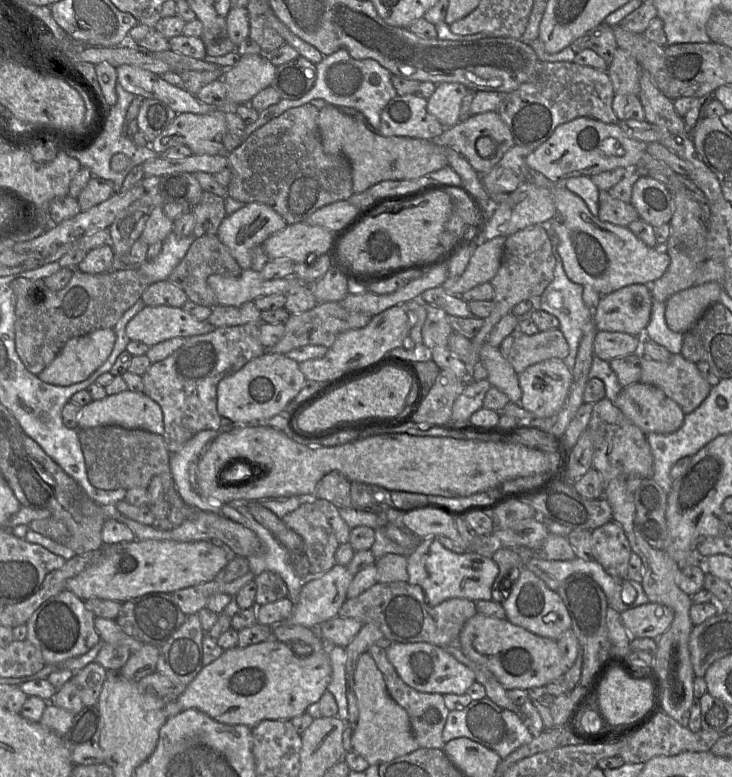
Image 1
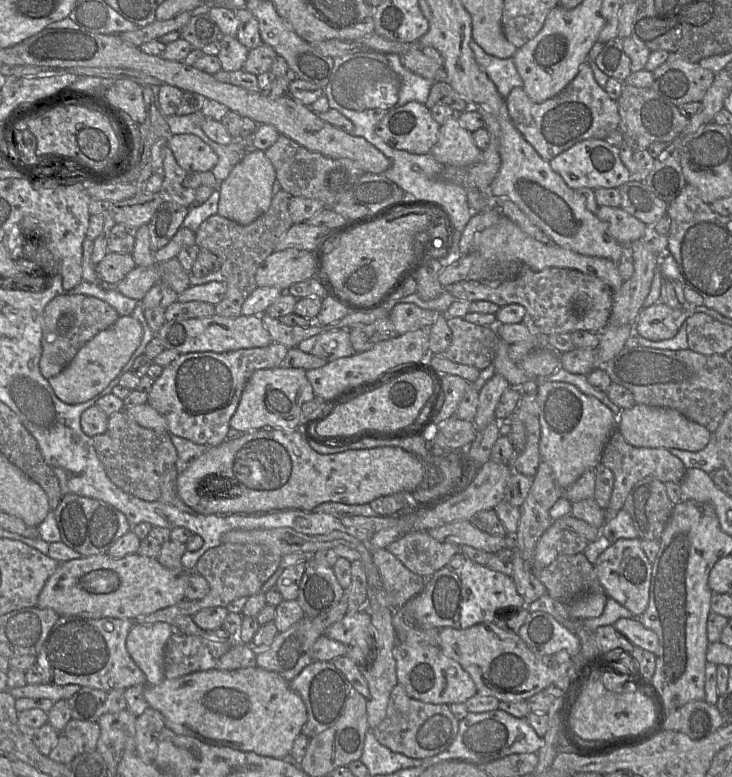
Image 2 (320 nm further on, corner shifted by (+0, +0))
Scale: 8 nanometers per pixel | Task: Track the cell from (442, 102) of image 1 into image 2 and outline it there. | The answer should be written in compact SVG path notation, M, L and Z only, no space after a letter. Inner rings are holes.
M457 114L440 125L438 140L430 153L443 166L471 166L478 162L482 150L475 142L471 132L458 120Z

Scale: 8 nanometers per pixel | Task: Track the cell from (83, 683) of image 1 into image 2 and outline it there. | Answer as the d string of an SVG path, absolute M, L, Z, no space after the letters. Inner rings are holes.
M81 687L68 700L71 718L75 720L97 722L102 715L102 707L107 692L90 687Z

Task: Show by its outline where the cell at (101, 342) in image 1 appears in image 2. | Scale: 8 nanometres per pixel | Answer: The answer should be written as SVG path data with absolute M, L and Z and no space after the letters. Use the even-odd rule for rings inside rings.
M131 315L120 316L111 327L90 339L61 373L48 379L50 386L56 396L69 405L92 399L117 377L139 347L142 338L143 329L140 322Z

